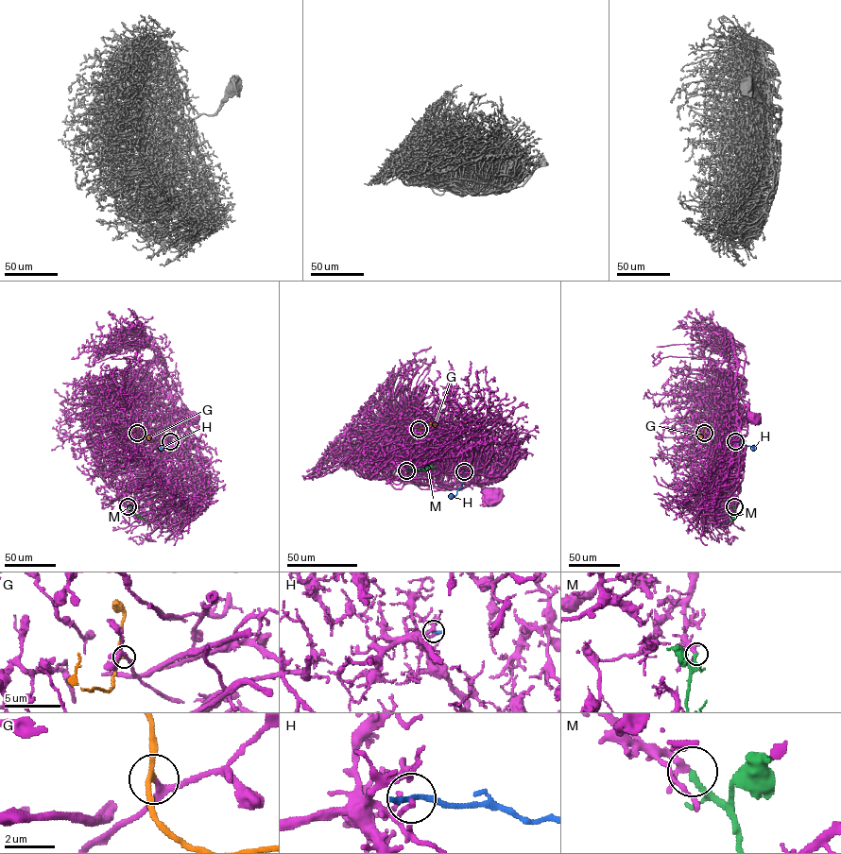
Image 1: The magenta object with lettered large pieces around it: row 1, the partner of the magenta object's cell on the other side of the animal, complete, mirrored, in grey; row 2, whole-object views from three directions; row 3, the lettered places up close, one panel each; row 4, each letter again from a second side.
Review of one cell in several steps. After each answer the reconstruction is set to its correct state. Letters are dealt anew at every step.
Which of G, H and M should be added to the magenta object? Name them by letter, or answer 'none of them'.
G

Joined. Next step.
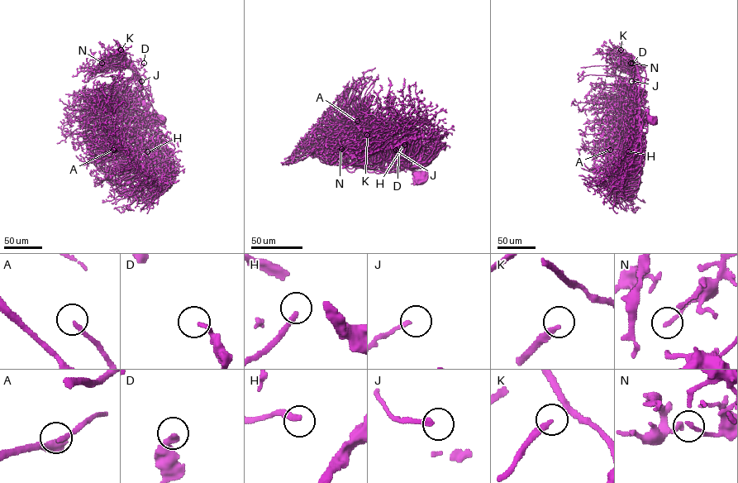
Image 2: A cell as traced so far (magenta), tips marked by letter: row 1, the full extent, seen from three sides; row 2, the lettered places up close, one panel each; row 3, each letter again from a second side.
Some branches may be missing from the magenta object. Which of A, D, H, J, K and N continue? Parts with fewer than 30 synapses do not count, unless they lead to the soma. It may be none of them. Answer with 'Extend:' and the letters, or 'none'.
Extend: H, J, K

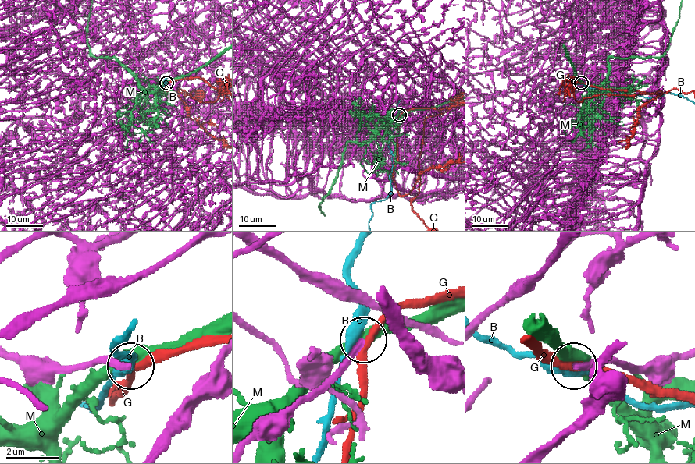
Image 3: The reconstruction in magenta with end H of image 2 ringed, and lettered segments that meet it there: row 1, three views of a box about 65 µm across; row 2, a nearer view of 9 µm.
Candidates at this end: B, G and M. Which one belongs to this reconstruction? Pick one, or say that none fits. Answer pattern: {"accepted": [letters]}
{"accepted": []}

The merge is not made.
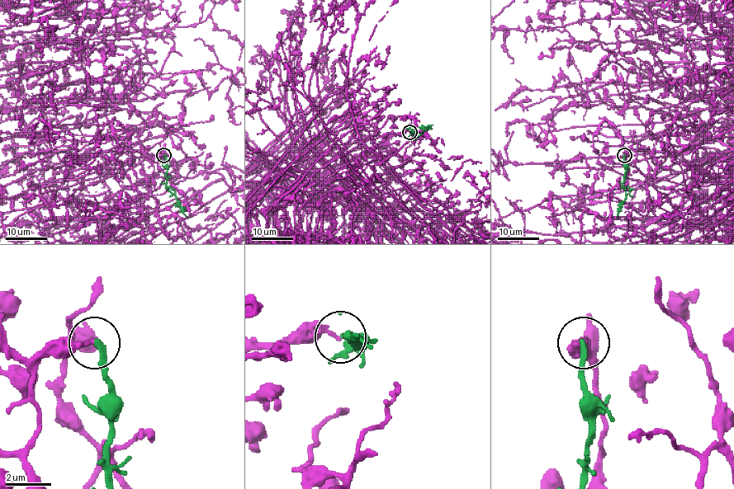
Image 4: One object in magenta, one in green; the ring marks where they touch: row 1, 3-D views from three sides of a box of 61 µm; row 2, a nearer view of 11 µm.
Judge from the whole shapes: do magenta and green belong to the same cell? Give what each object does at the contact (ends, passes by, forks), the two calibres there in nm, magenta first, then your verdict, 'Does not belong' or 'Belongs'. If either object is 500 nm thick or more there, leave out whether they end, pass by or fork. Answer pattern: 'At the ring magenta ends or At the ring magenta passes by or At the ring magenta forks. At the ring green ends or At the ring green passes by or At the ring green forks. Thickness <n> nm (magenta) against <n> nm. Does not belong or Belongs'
At the ring magenta ends. At the ring green ends. Thickness 220 nm (magenta) against 240 nm. Does not belong

